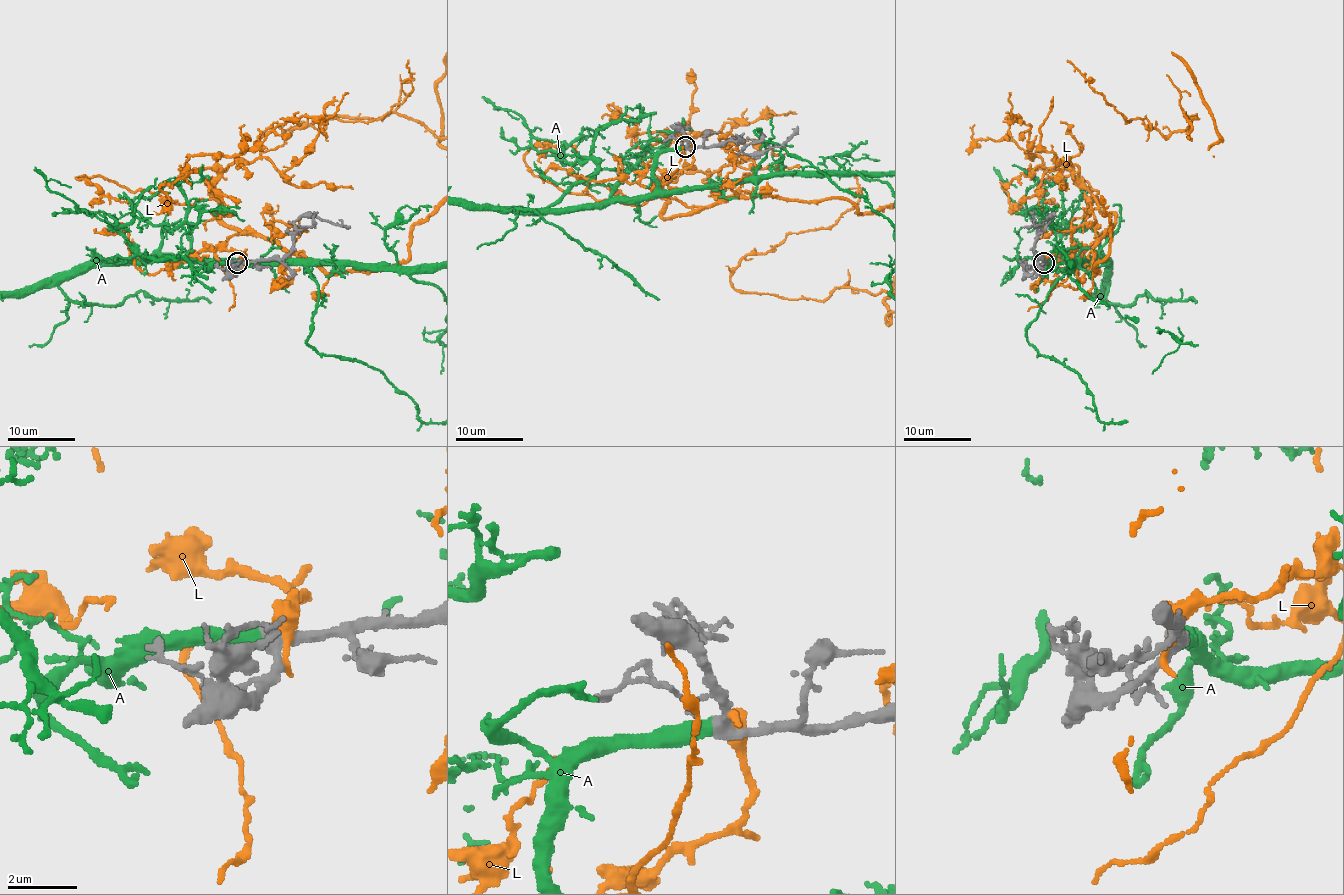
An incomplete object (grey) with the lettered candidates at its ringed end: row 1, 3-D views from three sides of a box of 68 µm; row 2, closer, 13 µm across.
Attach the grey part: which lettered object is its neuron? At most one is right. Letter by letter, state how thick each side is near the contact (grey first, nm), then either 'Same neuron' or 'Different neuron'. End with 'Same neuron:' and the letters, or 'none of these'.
A: Thickness 380 nm (grey) against 500 nm. Same neuron
L: Thickness 400 nm (grey) against 550 nm. Different neuron
Same neuron: A

